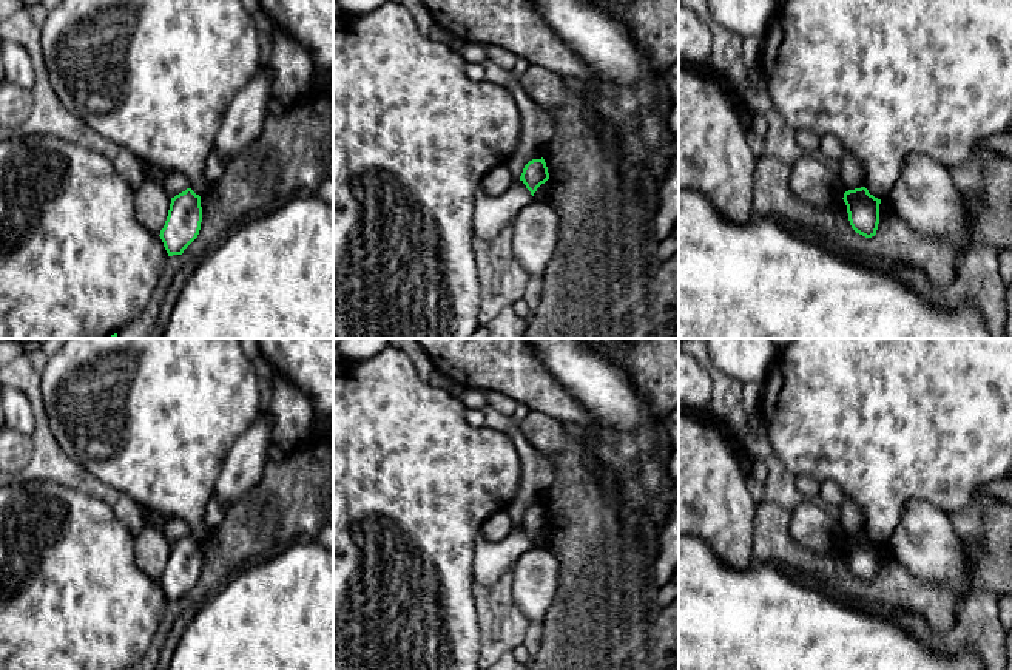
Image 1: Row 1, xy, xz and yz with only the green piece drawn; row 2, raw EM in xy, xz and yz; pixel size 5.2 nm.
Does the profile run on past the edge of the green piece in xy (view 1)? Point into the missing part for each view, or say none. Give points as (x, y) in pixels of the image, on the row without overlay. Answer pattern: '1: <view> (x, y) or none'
1: none

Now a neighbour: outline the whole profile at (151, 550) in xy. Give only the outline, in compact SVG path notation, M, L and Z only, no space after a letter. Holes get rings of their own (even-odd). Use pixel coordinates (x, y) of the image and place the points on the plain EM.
M148 519L134 540L134 556L139 568L151 579L160 580L165 571L171 543L165 539L159 522Z

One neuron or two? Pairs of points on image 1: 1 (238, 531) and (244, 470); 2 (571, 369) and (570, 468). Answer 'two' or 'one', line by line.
1: two
2: two

